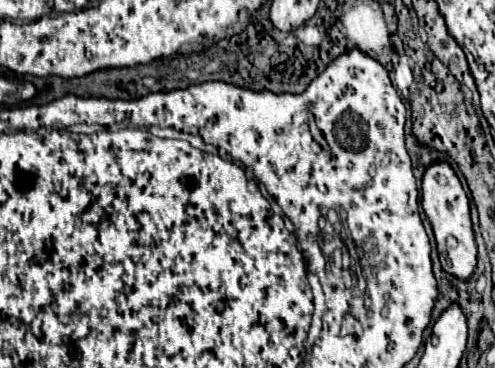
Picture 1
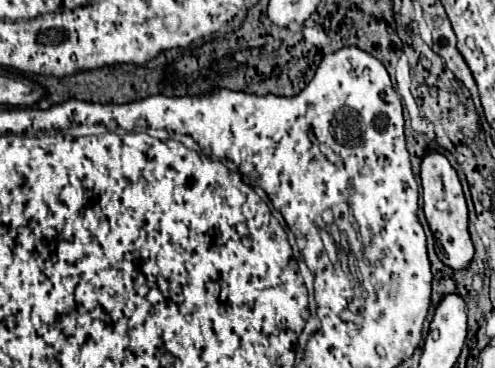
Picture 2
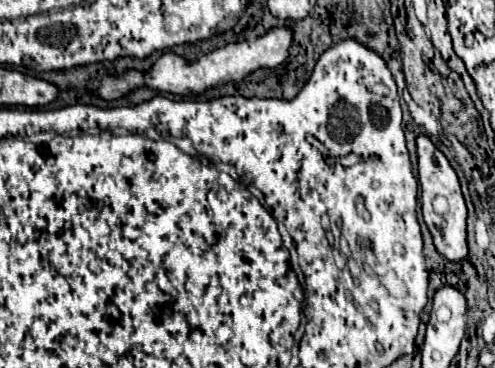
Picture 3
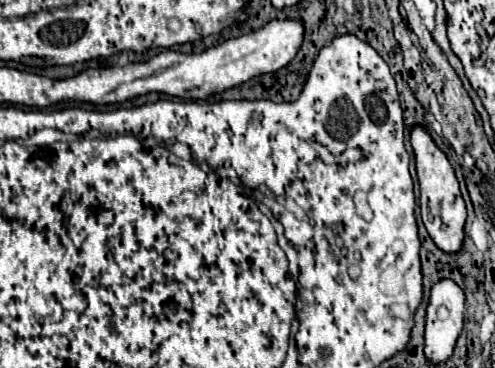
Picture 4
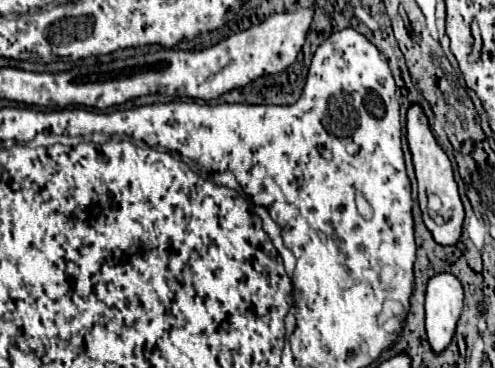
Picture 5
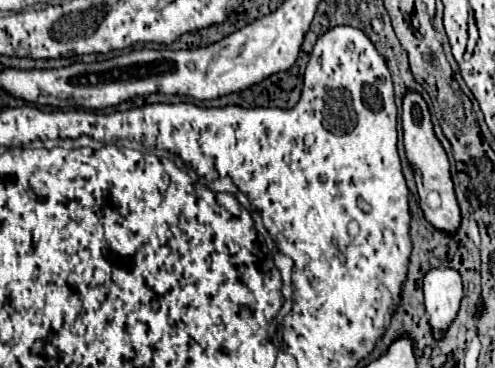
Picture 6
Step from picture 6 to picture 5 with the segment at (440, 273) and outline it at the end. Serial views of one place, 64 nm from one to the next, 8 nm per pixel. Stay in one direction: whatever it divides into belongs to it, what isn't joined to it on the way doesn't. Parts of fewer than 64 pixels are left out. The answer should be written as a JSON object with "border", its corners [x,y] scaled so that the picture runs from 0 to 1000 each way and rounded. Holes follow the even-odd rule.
{"border":[[[913,739],[877,745],[861,777],[861,908],[873,951],[893,957],[933,848],[933,772]]]}

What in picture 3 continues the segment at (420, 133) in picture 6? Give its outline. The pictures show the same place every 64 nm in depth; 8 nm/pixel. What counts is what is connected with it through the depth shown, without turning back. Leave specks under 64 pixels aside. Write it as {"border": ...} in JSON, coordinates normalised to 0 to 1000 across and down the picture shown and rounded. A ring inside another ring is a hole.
{"border":[[[857,364],[840,370],[840,413],[844,413],[844,489],[853,505],[848,549],[853,549],[857,603],[873,636],[881,679],[897,701],[929,712],[941,701],[945,668],[941,668],[941,554],[929,522],[925,478],[909,451],[905,429],[869,386],[865,370]]]}

